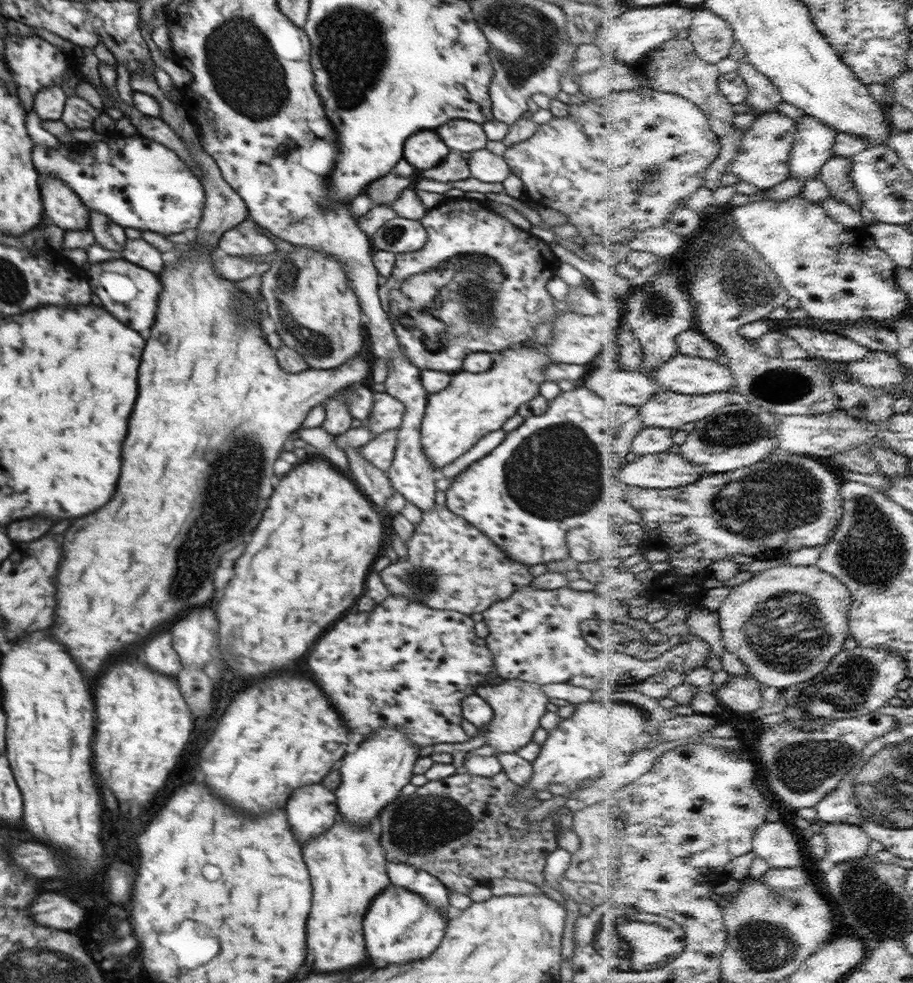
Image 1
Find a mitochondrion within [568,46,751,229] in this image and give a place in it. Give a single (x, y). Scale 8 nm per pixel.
(652, 174)

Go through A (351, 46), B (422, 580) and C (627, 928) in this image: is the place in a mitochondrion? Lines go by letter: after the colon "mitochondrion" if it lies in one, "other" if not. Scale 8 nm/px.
A: mitochondrion
B: mitochondrion
C: mitochondrion

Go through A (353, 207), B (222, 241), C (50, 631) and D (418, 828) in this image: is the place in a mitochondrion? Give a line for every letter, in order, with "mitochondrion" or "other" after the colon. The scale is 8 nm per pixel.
A: other
B: other
C: other
D: mitochondrion

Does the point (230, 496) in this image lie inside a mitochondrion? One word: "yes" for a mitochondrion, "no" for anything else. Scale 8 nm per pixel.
yes

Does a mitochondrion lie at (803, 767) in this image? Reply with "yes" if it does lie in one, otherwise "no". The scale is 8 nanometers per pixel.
yes

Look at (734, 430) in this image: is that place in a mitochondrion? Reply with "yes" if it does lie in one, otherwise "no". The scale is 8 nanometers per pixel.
yes

